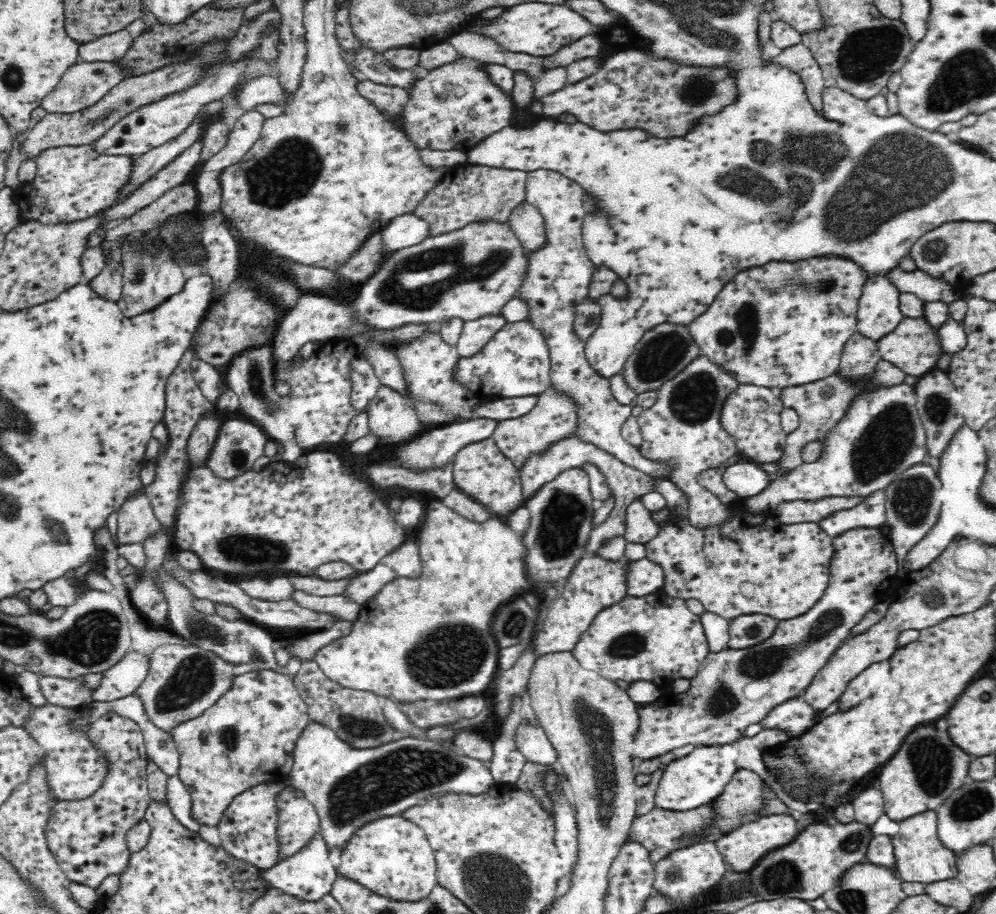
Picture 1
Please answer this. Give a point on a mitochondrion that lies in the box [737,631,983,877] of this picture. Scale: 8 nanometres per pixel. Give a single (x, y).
(932, 763)

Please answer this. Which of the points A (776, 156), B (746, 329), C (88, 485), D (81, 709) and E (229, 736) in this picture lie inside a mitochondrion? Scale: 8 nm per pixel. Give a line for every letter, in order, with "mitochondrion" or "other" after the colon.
A: mitochondrion
B: mitochondrion
C: other
D: other
E: mitochondrion

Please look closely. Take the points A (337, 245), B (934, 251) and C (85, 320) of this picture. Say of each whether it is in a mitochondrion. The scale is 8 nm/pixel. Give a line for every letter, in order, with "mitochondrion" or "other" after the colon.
A: other
B: mitochondrion
C: other

